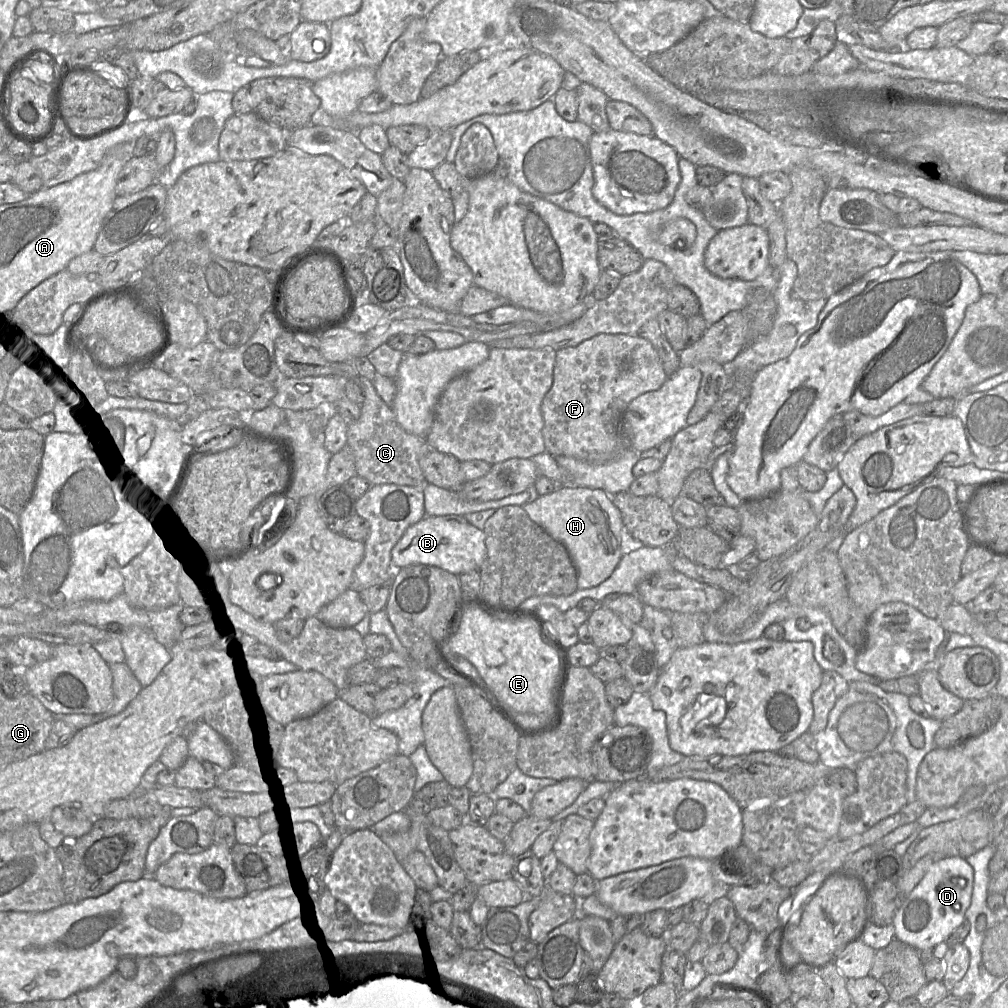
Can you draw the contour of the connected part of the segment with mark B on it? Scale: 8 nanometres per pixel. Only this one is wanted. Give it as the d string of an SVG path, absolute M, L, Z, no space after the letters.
M460 515L425 516L407 528L391 551L395 570L412 564L424 564L444 569L457 576L478 571L487 560L485 534Z

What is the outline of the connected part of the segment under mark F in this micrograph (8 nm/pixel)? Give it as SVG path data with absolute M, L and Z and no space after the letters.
M599 334L575 347L556 352L553 384L541 404L542 436L546 452L603 464L629 449L620 434L621 417L638 396L658 390L667 380L660 357L652 343L639 335Z

